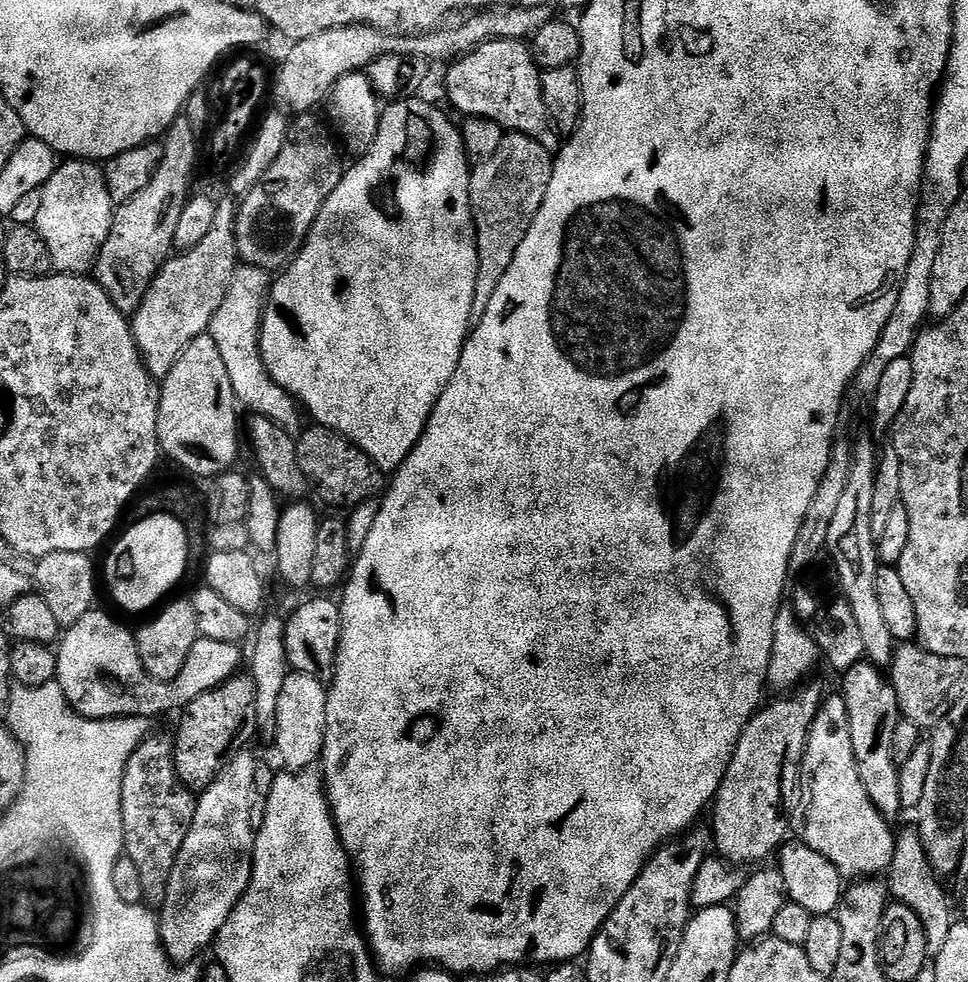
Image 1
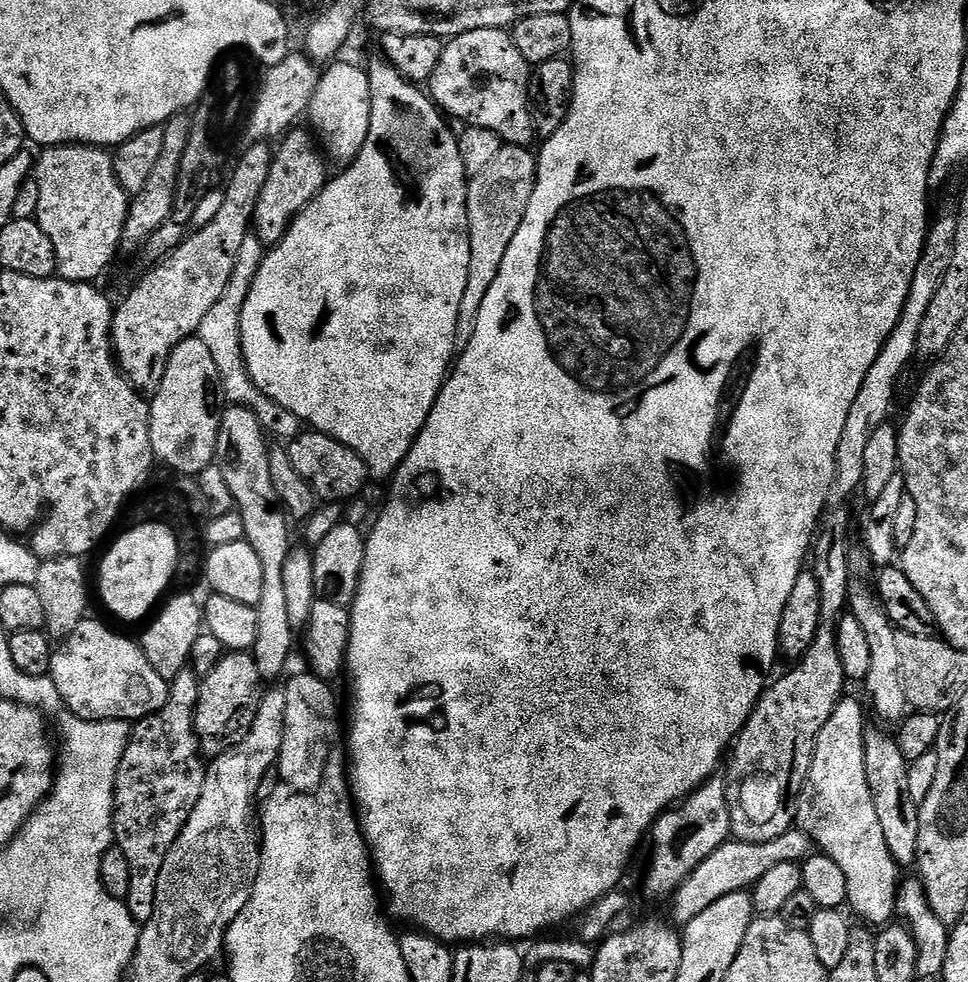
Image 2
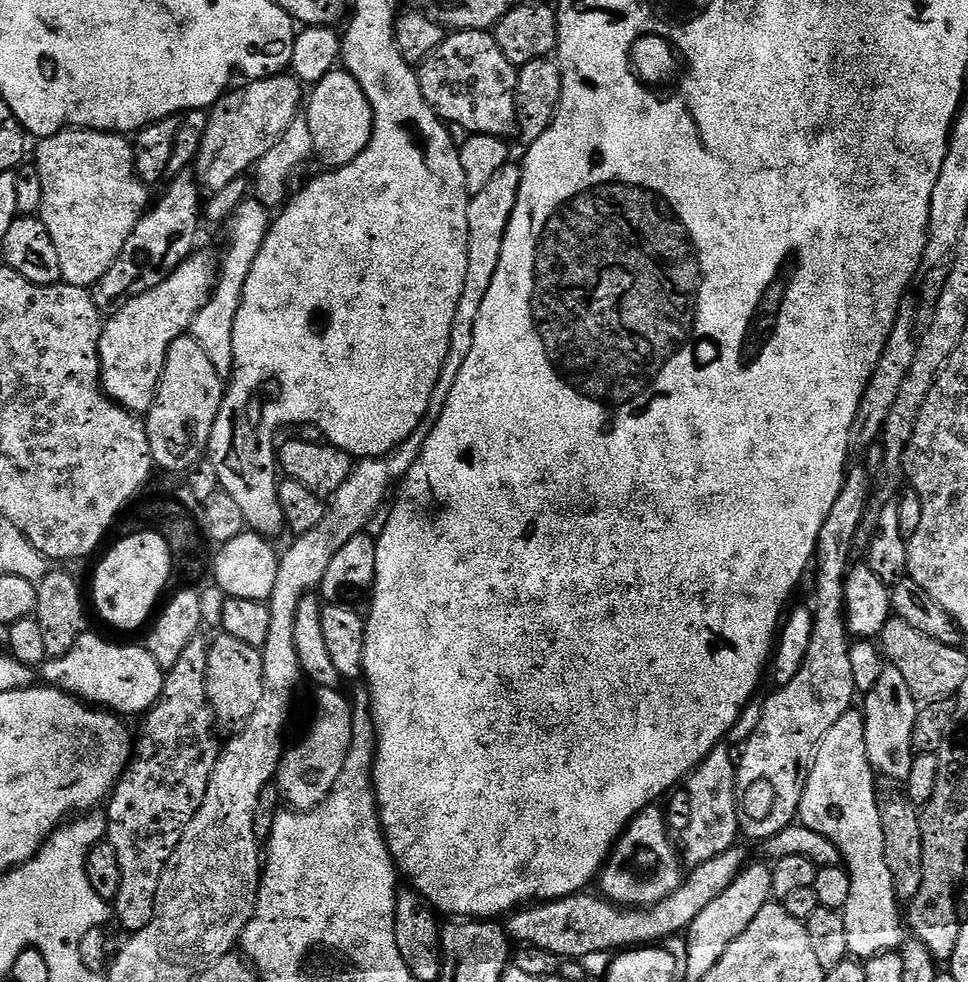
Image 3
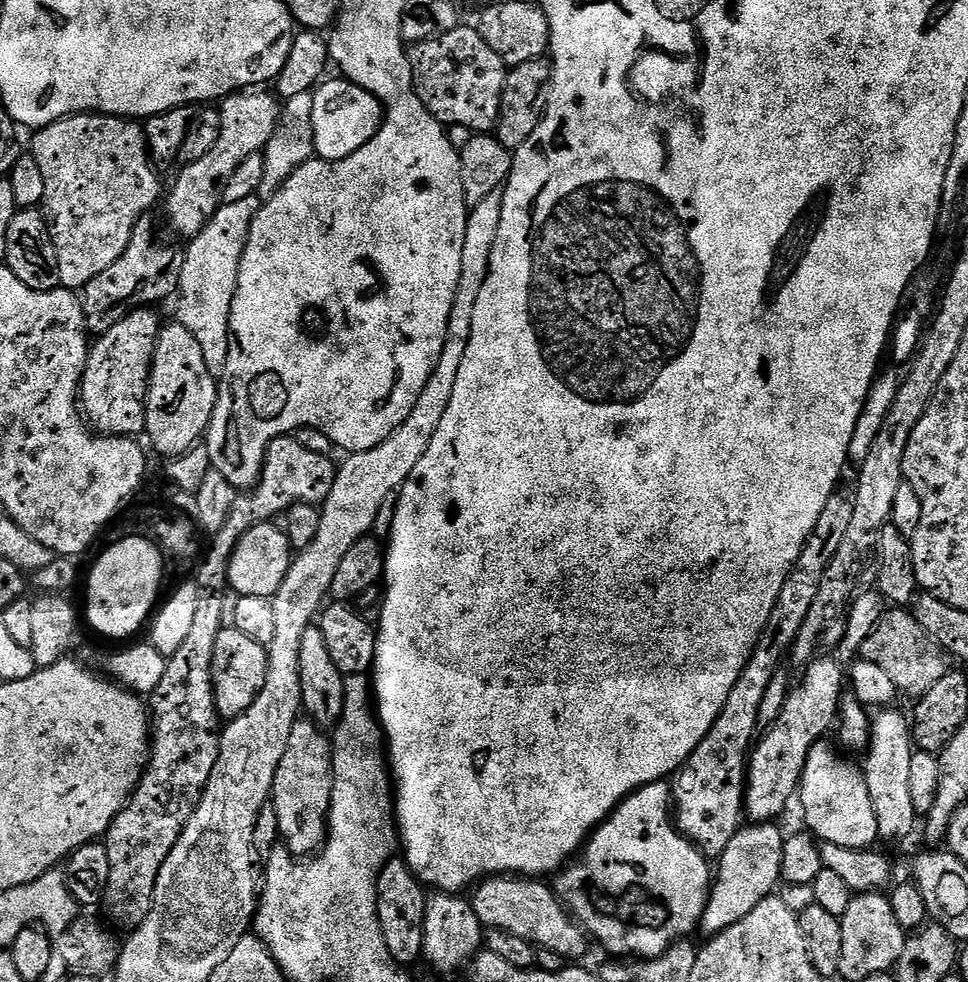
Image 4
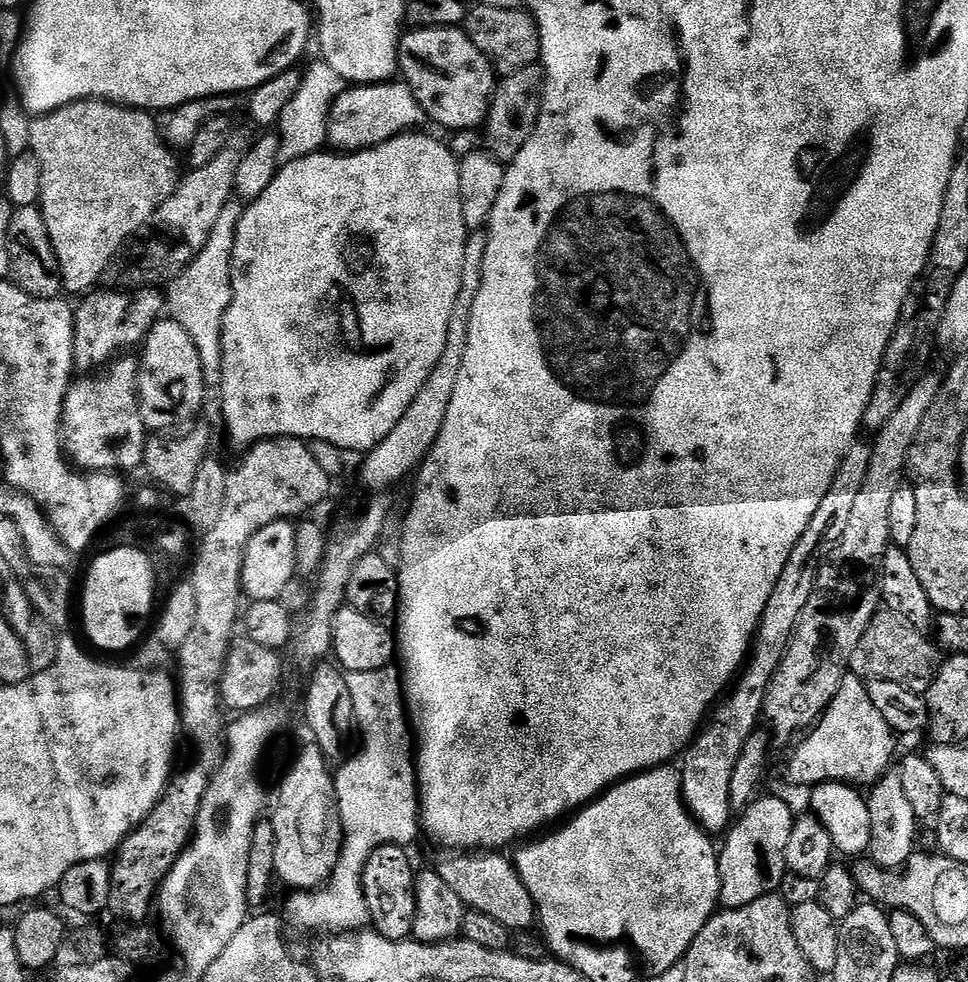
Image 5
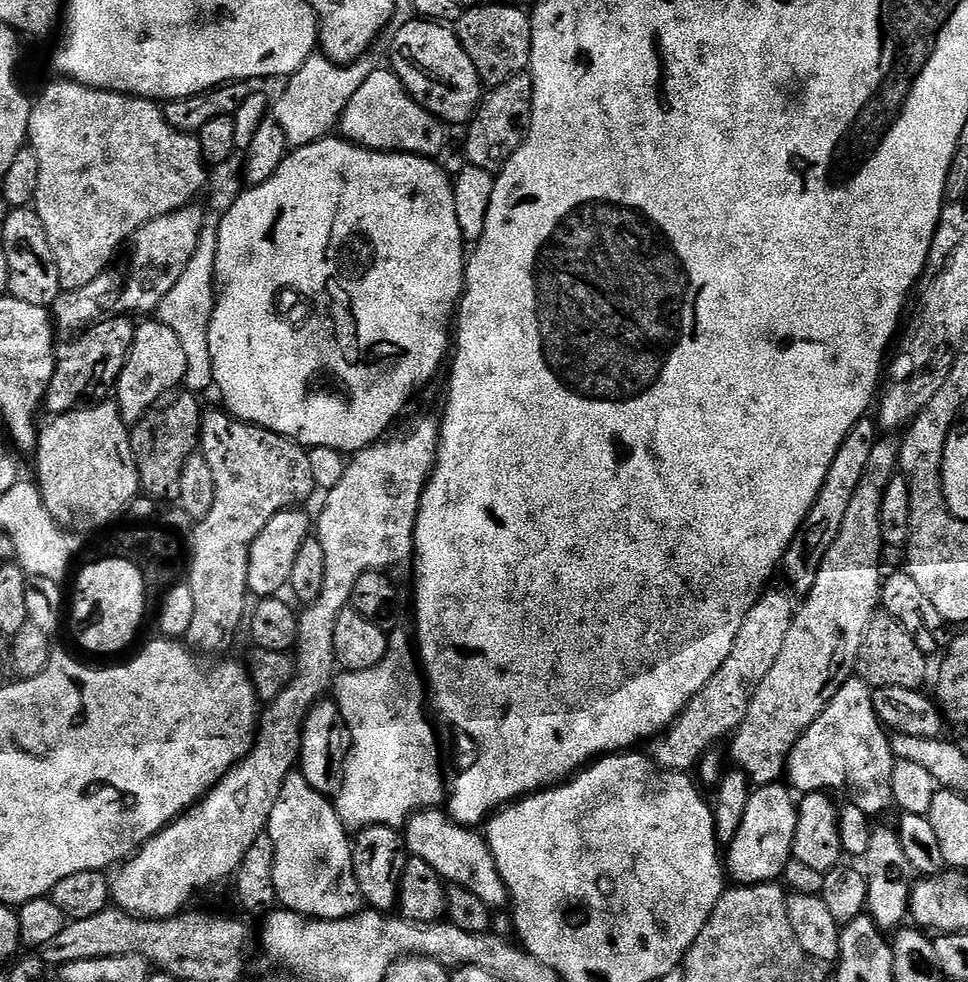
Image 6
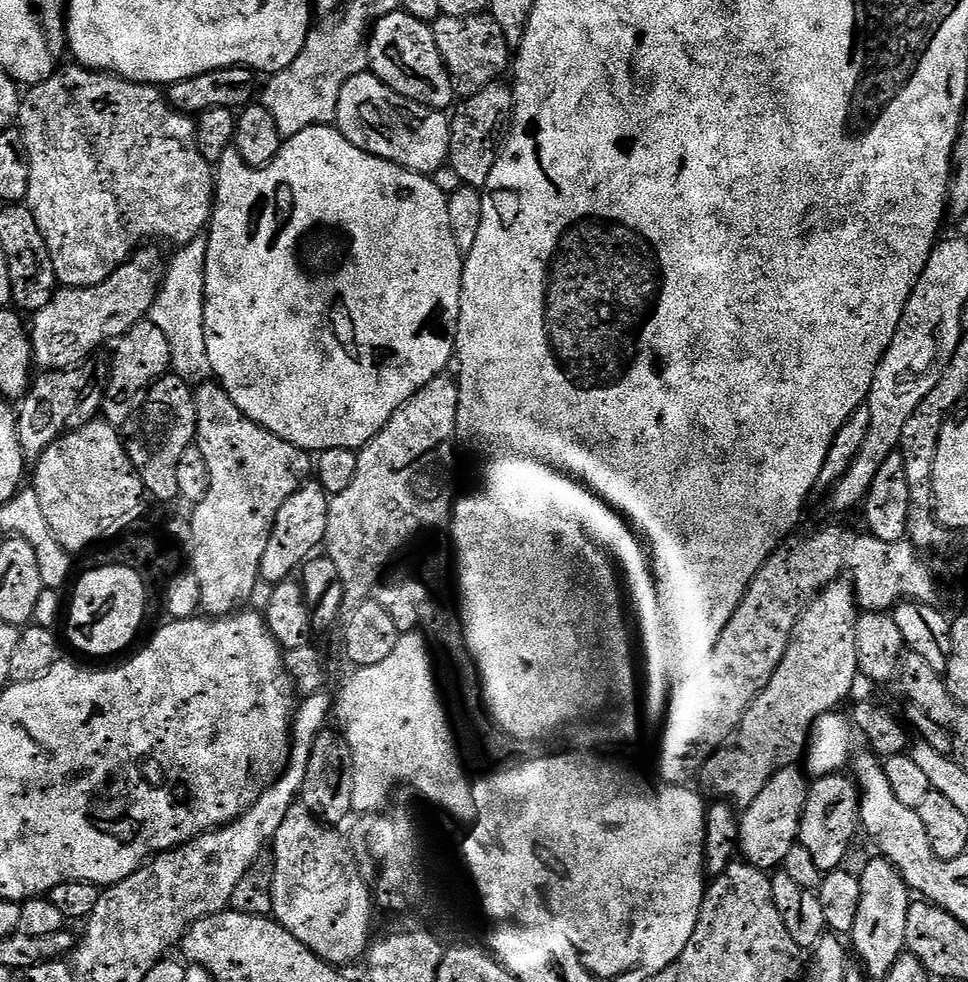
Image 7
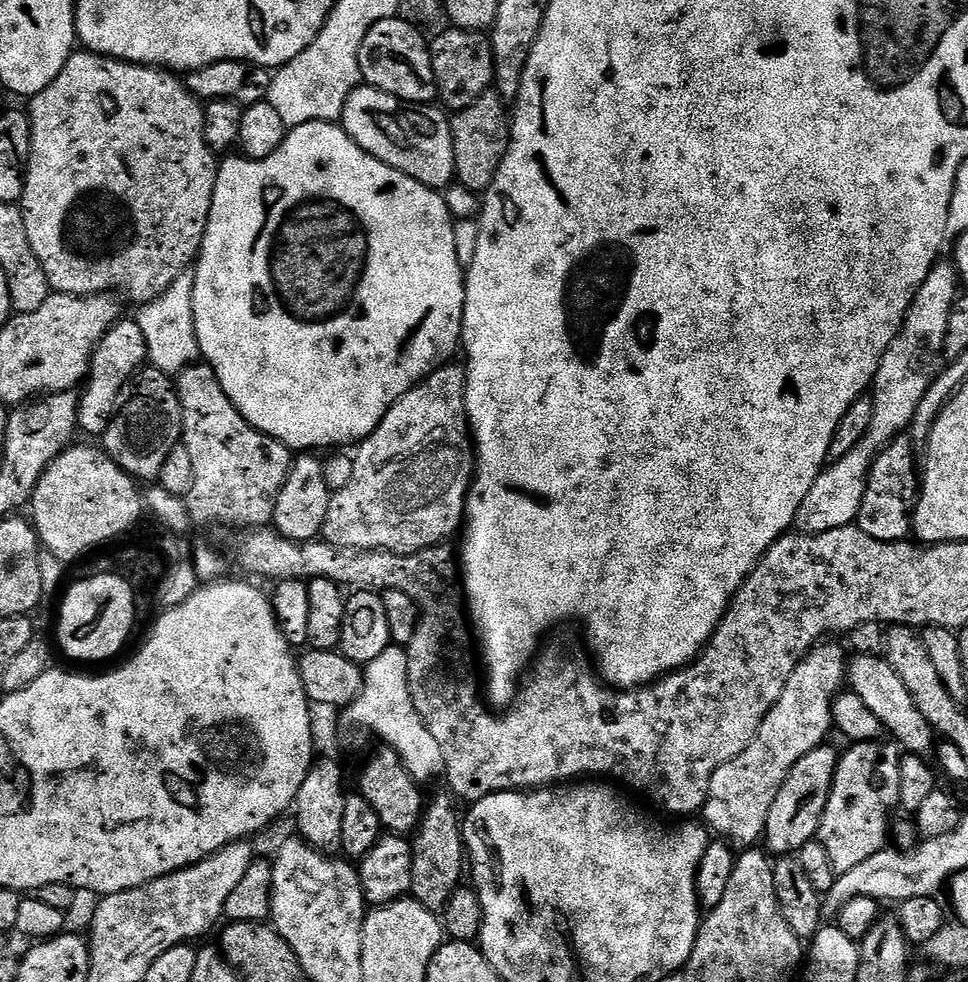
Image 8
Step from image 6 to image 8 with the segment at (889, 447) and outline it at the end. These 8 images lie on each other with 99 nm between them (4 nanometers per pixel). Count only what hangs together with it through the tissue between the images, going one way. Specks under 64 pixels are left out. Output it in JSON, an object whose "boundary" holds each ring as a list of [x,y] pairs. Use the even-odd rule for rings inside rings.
{"boundary":[[[832,642],[817,644],[802,662],[798,662],[794,674],[790,674],[781,690],[778,702],[774,702],[762,726],[758,726],[758,734],[750,746],[746,746],[738,758],[730,758],[726,766],[714,770],[702,820],[717,837],[736,846],[755,845],[764,835],[770,806],[774,806],[774,798],[778,798],[778,790],[782,790],[790,770],[794,770],[796,763],[810,754],[810,750],[829,739],[828,731],[831,733],[834,728],[832,699],[845,687],[850,656],[844,653],[842,645],[828,643]]]}

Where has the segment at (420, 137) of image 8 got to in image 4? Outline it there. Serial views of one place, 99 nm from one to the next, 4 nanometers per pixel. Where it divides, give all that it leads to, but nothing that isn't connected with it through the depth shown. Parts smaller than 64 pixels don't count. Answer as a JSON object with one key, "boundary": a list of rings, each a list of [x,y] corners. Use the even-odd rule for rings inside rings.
{"boundary":[[[325,79],[312,92],[315,155],[321,160],[334,161],[350,158],[350,154],[362,150],[362,146],[366,146],[366,142],[370,142],[374,134],[378,134],[384,122],[384,106],[377,96],[362,90],[350,80],[335,79]]]}

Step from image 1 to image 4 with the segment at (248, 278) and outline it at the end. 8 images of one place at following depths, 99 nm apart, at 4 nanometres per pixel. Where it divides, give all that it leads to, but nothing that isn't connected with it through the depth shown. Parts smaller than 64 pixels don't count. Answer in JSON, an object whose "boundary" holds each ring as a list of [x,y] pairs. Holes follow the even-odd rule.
{"boundary":[[[258,195],[241,198],[239,202],[221,203],[219,210],[208,219],[206,227],[187,241],[188,249],[185,247],[182,252],[184,261],[178,289],[178,323],[194,334],[198,346],[202,346],[202,358],[206,358],[206,366],[214,374],[226,370],[230,335],[228,327],[238,286],[238,270],[242,266],[242,254],[250,238],[250,226],[254,226],[254,218],[258,218],[261,203]]]}

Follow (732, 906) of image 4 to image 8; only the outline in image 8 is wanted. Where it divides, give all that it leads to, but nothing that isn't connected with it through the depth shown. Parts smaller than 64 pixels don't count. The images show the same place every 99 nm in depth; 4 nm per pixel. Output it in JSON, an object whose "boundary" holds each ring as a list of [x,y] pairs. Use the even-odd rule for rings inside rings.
{"boundary":[[[825,742],[810,750],[810,754],[806,754],[796,763],[794,770],[790,770],[782,790],[778,790],[778,798],[774,798],[774,806],[770,806],[770,818],[766,818],[762,837],[763,843],[768,843],[766,848],[769,853],[777,857],[796,854],[802,846],[806,846],[806,842],[817,839],[822,810],[826,810],[838,759],[838,752],[830,745]]]}

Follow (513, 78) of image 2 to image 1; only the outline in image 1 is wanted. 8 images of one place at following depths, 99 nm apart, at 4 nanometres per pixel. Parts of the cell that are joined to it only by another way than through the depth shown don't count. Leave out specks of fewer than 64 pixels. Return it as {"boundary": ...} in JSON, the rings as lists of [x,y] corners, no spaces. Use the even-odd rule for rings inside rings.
{"boundary":[[[487,40],[456,57],[447,68],[444,88],[448,91],[449,102],[461,112],[461,117],[482,116],[490,122],[498,122],[508,132],[521,132],[534,138],[549,150],[561,147],[561,133],[549,118],[542,98],[542,70],[536,65],[531,47],[524,40]]]}

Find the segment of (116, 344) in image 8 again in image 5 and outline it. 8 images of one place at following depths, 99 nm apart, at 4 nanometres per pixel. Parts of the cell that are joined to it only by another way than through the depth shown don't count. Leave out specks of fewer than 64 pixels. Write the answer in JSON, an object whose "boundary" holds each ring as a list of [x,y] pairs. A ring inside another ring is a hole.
{"boundary":[[[162,318],[149,330],[142,351],[144,353],[138,356],[140,373],[136,389],[140,395],[140,417],[145,429],[152,434],[164,434],[187,425],[187,420],[203,406],[206,391],[202,362],[198,358],[194,338],[190,338],[178,322]]]}

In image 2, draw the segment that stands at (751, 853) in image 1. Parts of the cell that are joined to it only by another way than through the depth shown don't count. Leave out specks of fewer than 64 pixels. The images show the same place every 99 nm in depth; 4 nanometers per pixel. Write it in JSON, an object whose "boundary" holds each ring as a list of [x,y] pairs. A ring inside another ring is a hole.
{"boundary":[[[845,507],[831,509],[824,517],[813,541],[811,567],[815,577],[820,580],[822,590],[822,622],[818,626],[818,638],[814,646],[795,665],[793,672],[785,674],[781,680],[773,679],[755,710],[750,714],[746,726],[734,741],[730,752],[732,765],[726,771],[728,786],[728,805],[730,806],[730,822],[732,836],[746,842],[770,842],[770,838],[778,838],[778,834],[793,831],[798,820],[798,809],[801,807],[800,793],[804,790],[804,782],[814,758],[814,746],[822,726],[826,726],[826,718],[834,714],[838,702],[845,695],[846,677],[842,670],[842,658],[838,658],[838,642],[836,641],[836,624],[848,608],[848,592],[851,576],[849,574],[848,530],[850,516]]]}

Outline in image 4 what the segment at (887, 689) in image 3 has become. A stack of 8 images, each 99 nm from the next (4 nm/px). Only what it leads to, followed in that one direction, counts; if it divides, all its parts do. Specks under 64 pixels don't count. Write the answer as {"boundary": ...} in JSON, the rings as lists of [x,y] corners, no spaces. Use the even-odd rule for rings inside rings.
{"boundary":[[[892,706],[877,711],[871,717],[868,743],[862,763],[866,778],[866,790],[870,790],[870,802],[874,806],[874,818],[878,818],[879,839],[896,840],[908,836],[918,817],[910,798],[910,758],[914,751],[912,729],[907,715],[903,716]]]}

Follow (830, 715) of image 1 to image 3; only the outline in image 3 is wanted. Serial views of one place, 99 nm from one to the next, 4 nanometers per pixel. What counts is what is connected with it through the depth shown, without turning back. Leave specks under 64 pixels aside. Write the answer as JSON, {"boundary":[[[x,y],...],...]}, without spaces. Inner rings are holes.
{"boundary":[[[849,710],[834,722],[834,726],[830,726],[830,730],[826,730],[816,746],[806,772],[798,820],[832,842],[840,852],[843,867],[850,878],[850,898],[846,898],[846,906],[842,909],[846,922],[846,946],[849,957],[860,962],[899,949],[900,939],[906,936],[902,904],[896,899],[890,866],[886,866],[876,783],[878,777],[866,754],[864,713]]]}

